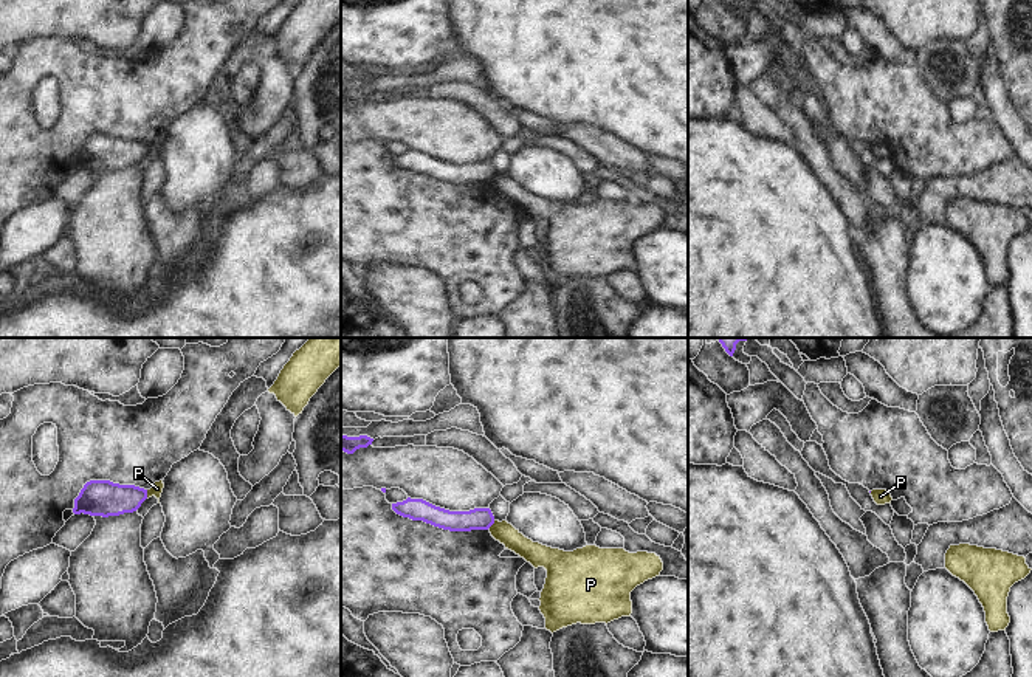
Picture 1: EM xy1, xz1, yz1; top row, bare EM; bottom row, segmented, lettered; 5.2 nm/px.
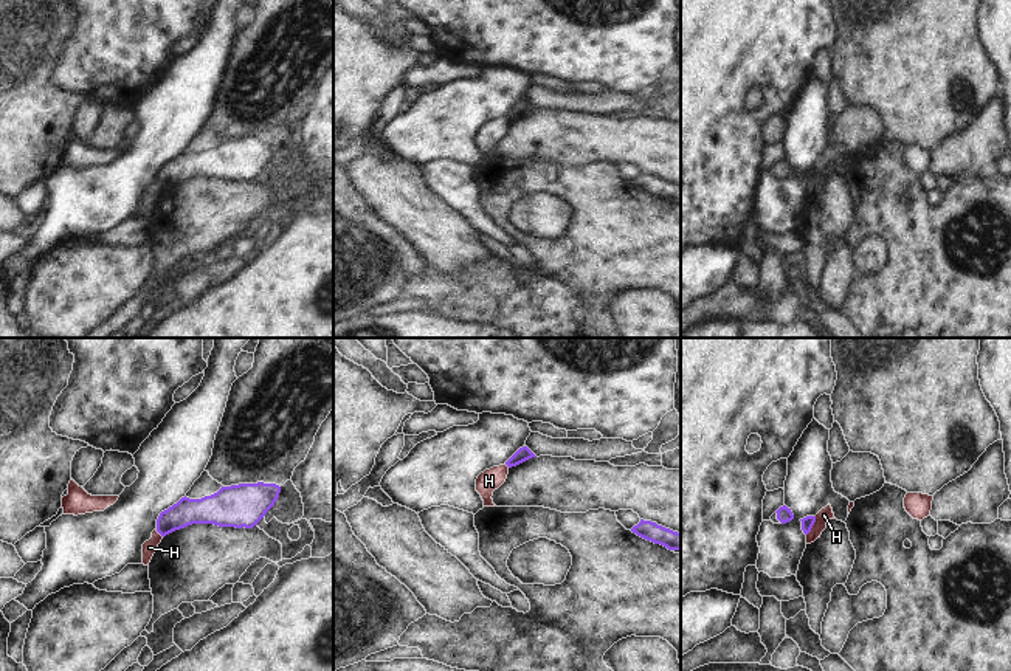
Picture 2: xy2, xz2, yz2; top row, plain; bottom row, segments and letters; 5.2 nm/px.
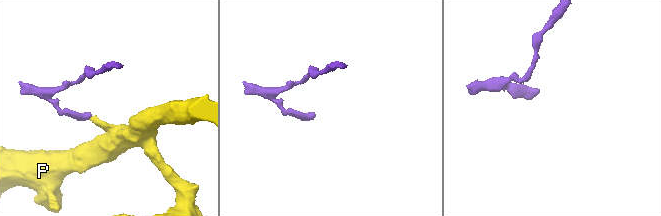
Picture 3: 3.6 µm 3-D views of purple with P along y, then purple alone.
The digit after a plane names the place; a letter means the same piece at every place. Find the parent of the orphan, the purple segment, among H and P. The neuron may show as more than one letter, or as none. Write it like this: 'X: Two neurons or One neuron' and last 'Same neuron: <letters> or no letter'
H: Two neurons
P: Two neurons
Same neuron: no letter

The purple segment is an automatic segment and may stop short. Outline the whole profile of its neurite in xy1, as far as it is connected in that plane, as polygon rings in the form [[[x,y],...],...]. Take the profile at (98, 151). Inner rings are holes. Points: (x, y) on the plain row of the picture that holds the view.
[[[90,133],[74,152],[74,167],[119,169],[136,164],[147,152],[147,143],[110,133]]]

